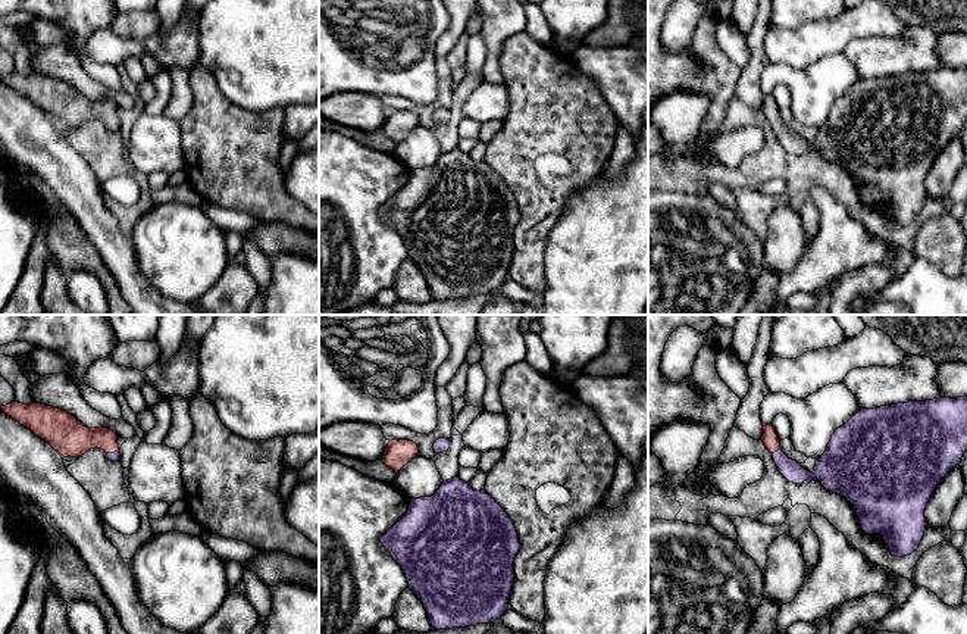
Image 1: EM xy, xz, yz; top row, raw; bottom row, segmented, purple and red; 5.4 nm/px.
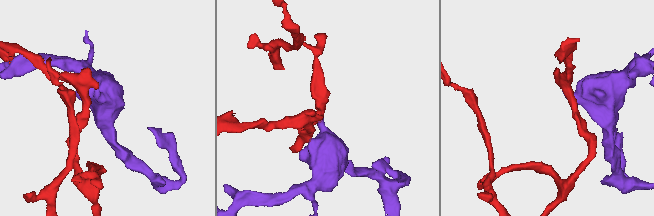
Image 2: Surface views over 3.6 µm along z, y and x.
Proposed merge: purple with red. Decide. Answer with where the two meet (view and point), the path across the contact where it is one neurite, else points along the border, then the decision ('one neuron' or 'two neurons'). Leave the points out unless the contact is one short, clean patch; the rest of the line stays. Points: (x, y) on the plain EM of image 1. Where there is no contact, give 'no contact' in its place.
yz (778, 121) | across yz (791, 140), (779, 128), (778, 121), (770, 111) | one neuron

